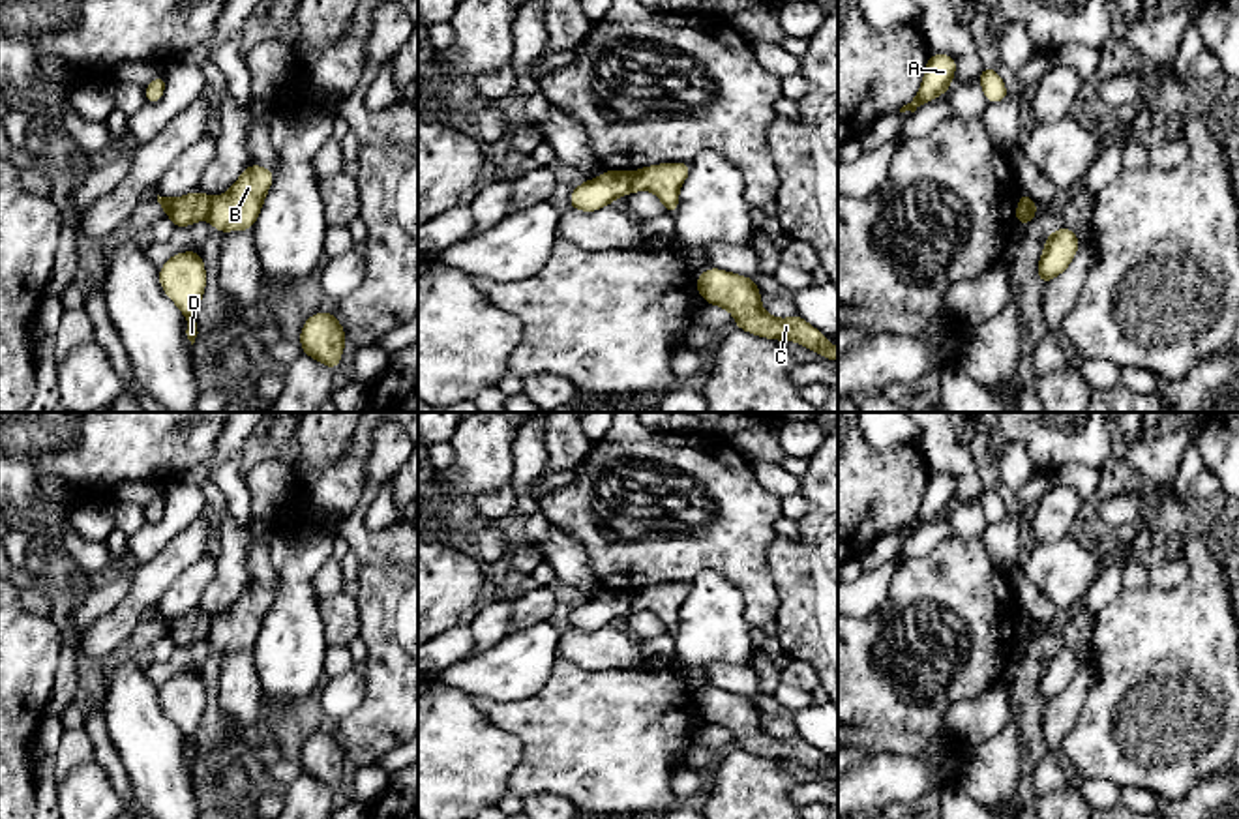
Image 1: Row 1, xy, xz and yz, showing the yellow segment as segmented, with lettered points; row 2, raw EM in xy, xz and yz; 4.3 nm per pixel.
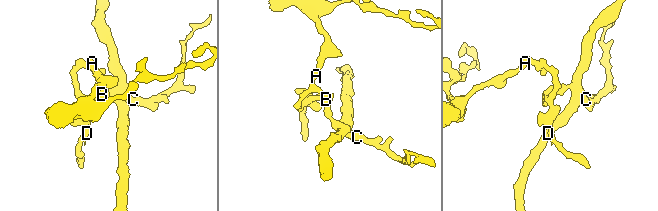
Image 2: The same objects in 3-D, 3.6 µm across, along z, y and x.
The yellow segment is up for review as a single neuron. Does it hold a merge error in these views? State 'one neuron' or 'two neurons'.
two neurons

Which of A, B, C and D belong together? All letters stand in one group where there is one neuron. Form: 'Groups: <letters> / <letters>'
Groups: A D / B C

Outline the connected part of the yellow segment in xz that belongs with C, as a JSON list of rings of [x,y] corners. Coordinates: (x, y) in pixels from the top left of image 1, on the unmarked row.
[[[709,688],[695,699],[703,722],[733,733],[735,746],[759,757],[797,761],[821,776],[838,782],[838,767],[802,737],[776,738],[763,731],[761,712],[754,699],[720,688]]]

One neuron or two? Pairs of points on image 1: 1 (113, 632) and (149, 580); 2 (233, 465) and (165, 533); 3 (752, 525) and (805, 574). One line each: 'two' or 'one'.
1: one
2: two
3: two

